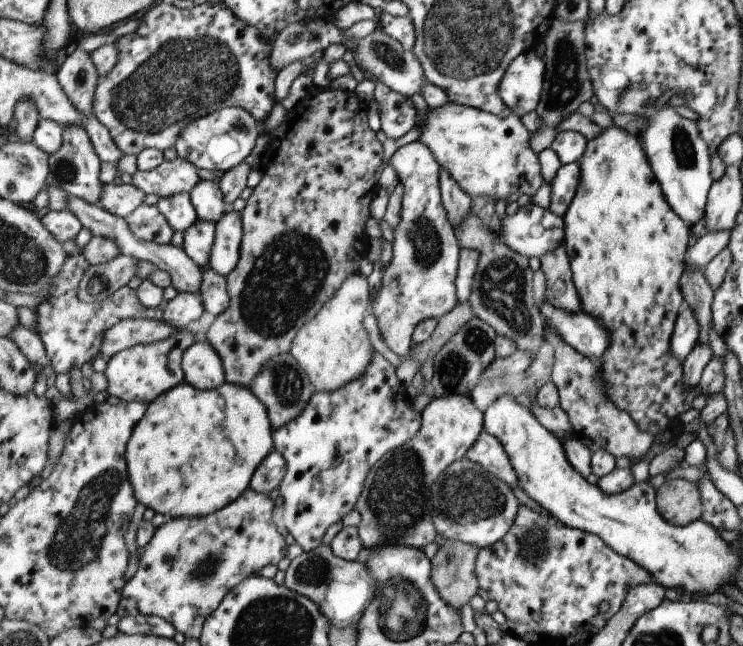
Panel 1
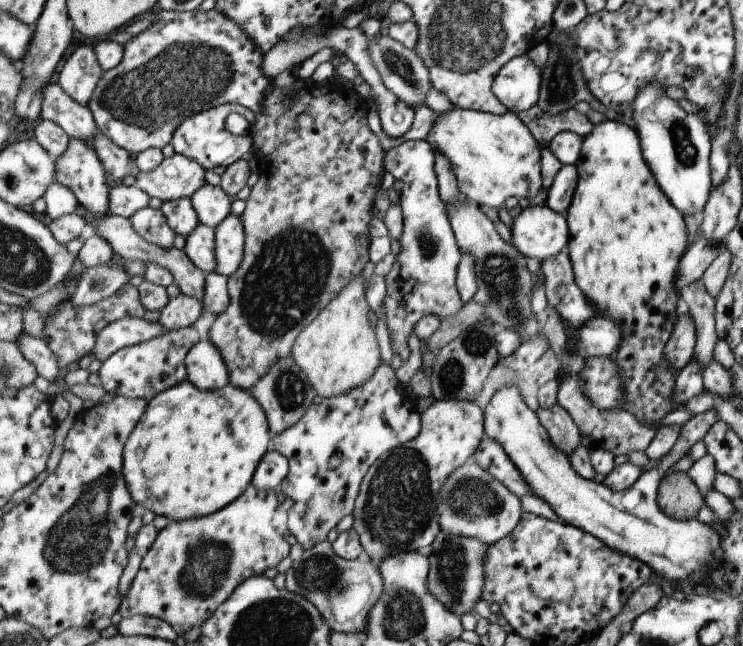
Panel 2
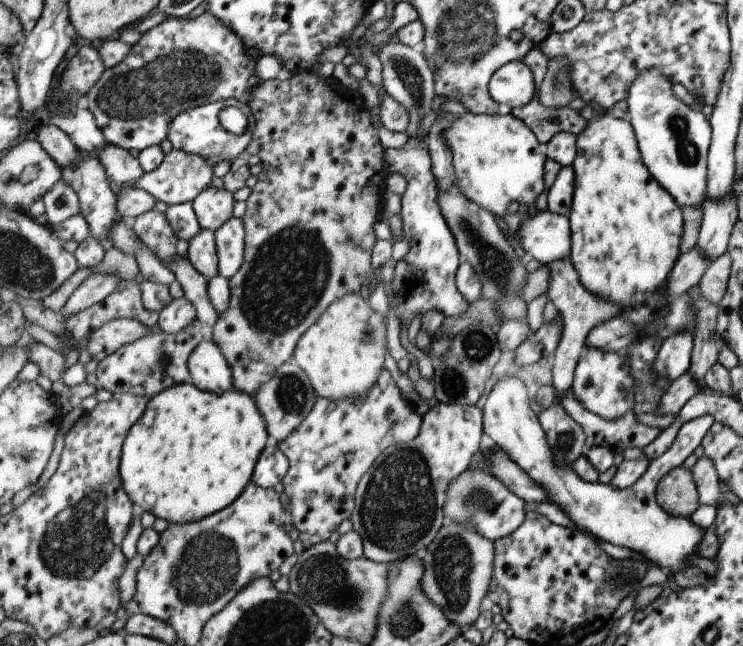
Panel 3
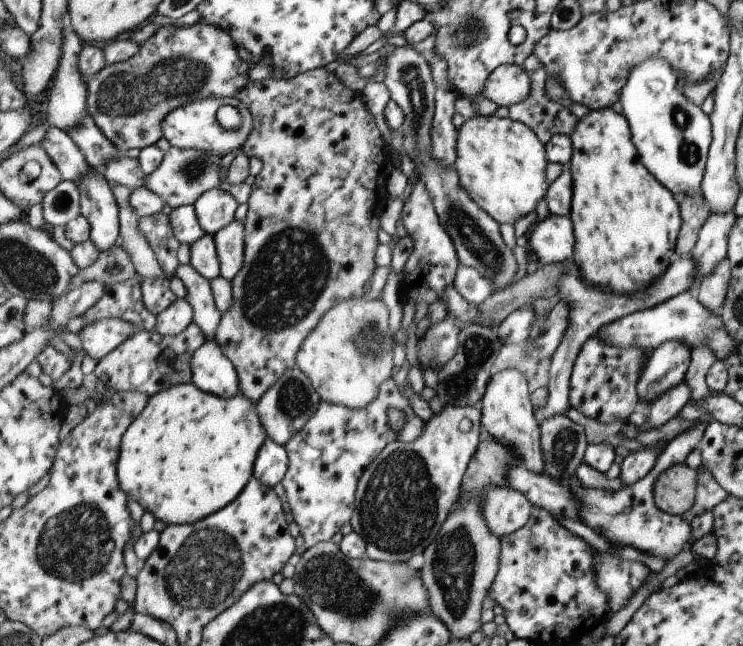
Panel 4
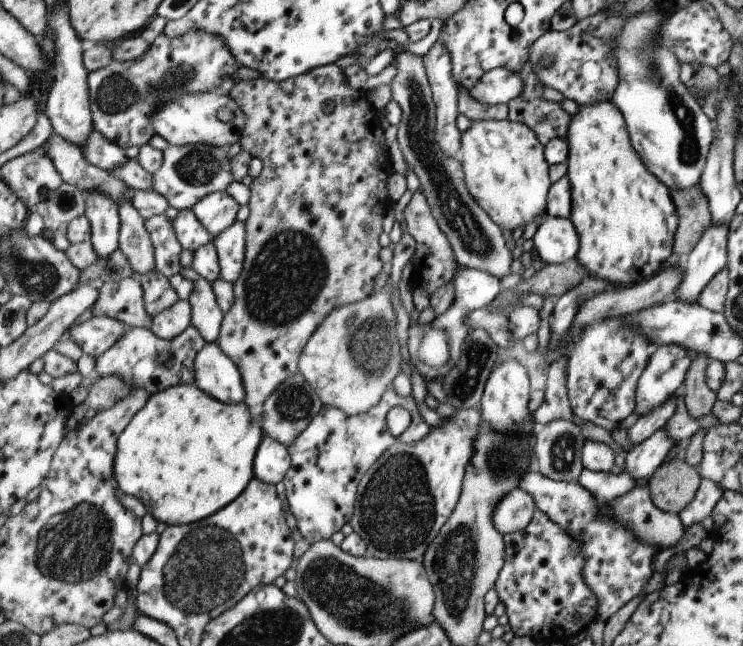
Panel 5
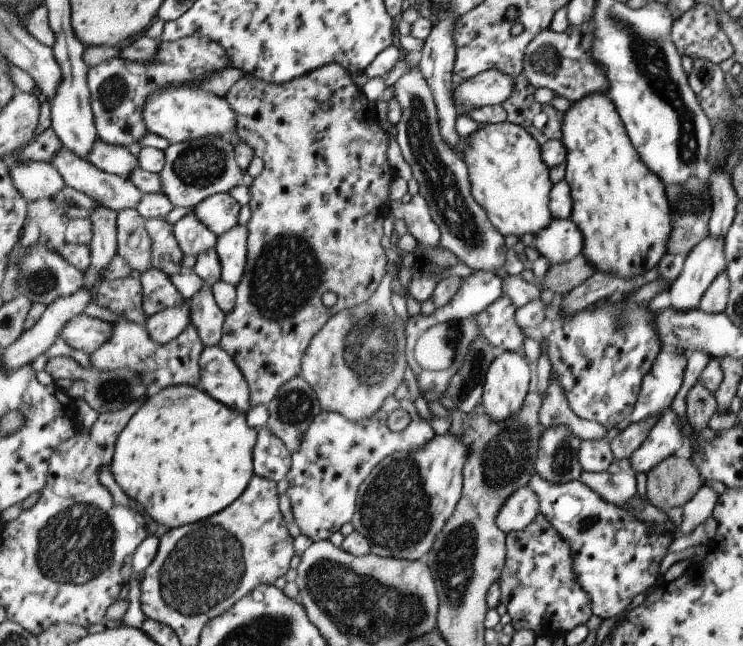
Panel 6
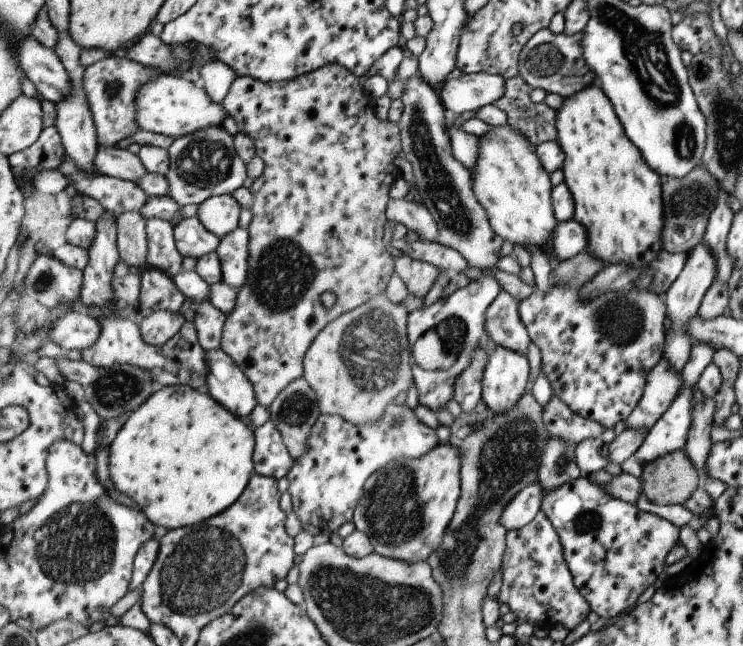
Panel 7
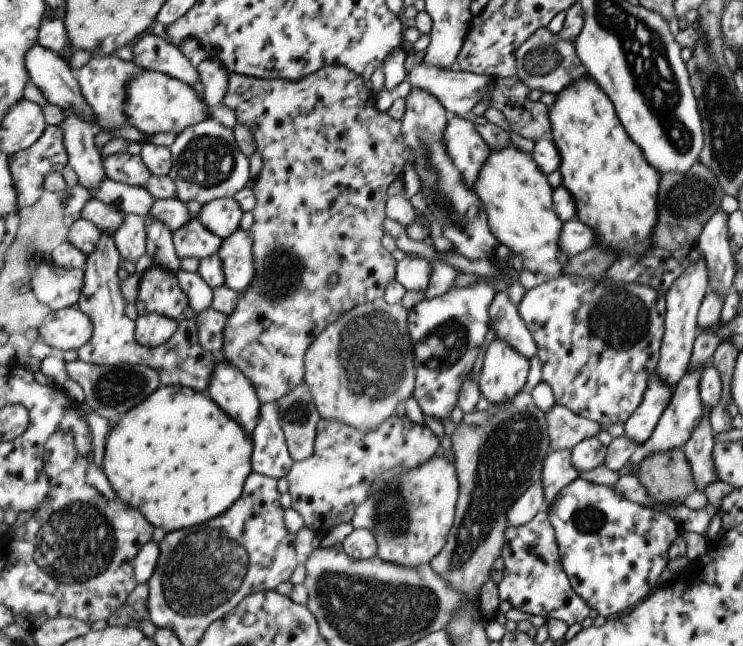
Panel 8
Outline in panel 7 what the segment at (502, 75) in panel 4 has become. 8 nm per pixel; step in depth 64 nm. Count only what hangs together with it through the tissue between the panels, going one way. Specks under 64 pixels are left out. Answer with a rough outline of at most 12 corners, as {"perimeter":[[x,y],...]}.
{"perimeter":[[503,76],[449,78],[439,94],[456,117],[499,102]]}

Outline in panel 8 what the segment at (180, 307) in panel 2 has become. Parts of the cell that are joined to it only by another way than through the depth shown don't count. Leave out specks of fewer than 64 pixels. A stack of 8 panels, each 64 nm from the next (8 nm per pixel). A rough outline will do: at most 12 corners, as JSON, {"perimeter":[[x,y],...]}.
{"perimeter":[[149,313],[136,320],[137,340],[161,346],[177,332],[179,320]]}

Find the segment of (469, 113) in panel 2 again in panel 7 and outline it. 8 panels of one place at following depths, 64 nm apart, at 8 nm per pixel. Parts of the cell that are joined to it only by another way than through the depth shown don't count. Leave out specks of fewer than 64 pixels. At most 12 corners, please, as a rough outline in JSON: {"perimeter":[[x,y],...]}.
{"perimeter":[[509,124],[480,137],[472,183],[491,226],[554,260],[560,220],[537,145]]}

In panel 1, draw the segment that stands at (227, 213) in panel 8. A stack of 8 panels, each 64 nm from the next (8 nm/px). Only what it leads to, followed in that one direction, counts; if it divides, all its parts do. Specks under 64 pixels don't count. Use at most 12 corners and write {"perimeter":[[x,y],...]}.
{"perimeter":[[201,180],[190,194],[201,220],[230,210],[220,181]]}

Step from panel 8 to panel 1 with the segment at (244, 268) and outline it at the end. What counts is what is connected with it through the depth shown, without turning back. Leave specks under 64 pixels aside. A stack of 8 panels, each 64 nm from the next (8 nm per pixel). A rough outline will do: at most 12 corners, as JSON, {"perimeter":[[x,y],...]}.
{"perimeter":[[229,210],[216,223],[209,268],[229,276],[240,263],[244,220]]}

